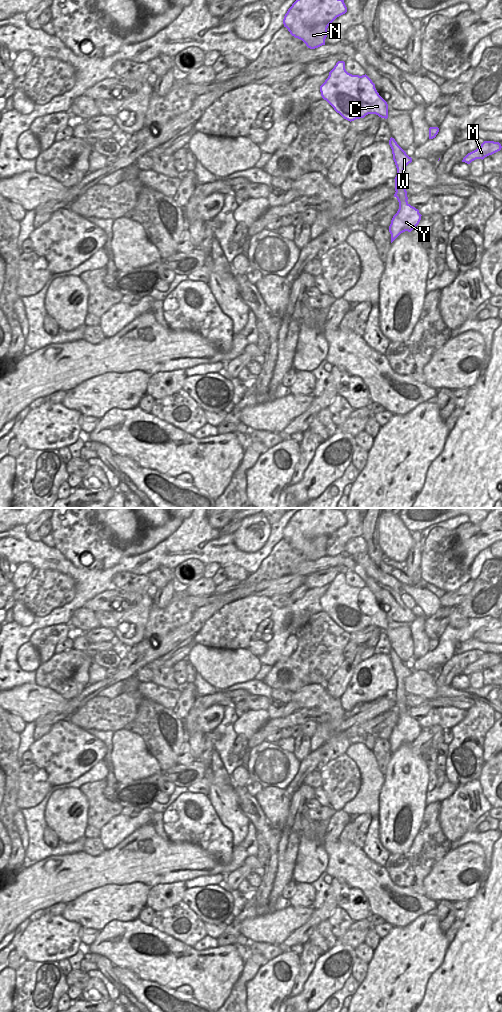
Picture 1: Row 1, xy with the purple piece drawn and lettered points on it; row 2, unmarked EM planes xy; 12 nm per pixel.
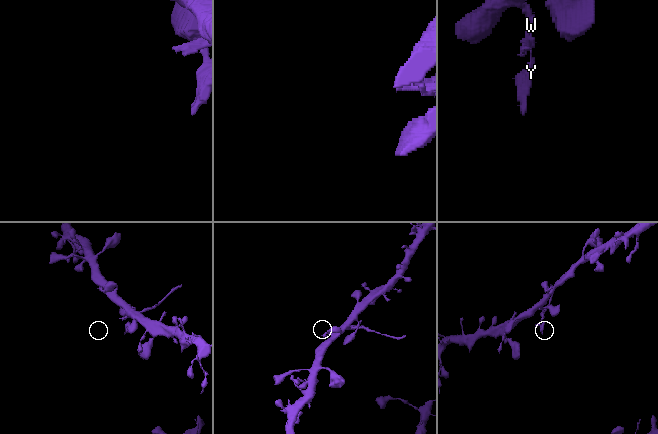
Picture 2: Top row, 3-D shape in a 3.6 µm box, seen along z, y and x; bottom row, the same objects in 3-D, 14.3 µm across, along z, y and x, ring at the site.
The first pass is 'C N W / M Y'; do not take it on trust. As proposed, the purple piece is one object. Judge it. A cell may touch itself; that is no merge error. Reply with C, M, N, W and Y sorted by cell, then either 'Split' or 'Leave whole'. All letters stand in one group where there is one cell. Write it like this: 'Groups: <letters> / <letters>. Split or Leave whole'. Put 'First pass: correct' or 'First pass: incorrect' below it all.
Groups: C N W / M Y. Split.
First pass: correct

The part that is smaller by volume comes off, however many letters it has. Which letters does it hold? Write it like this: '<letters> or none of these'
M, Y

